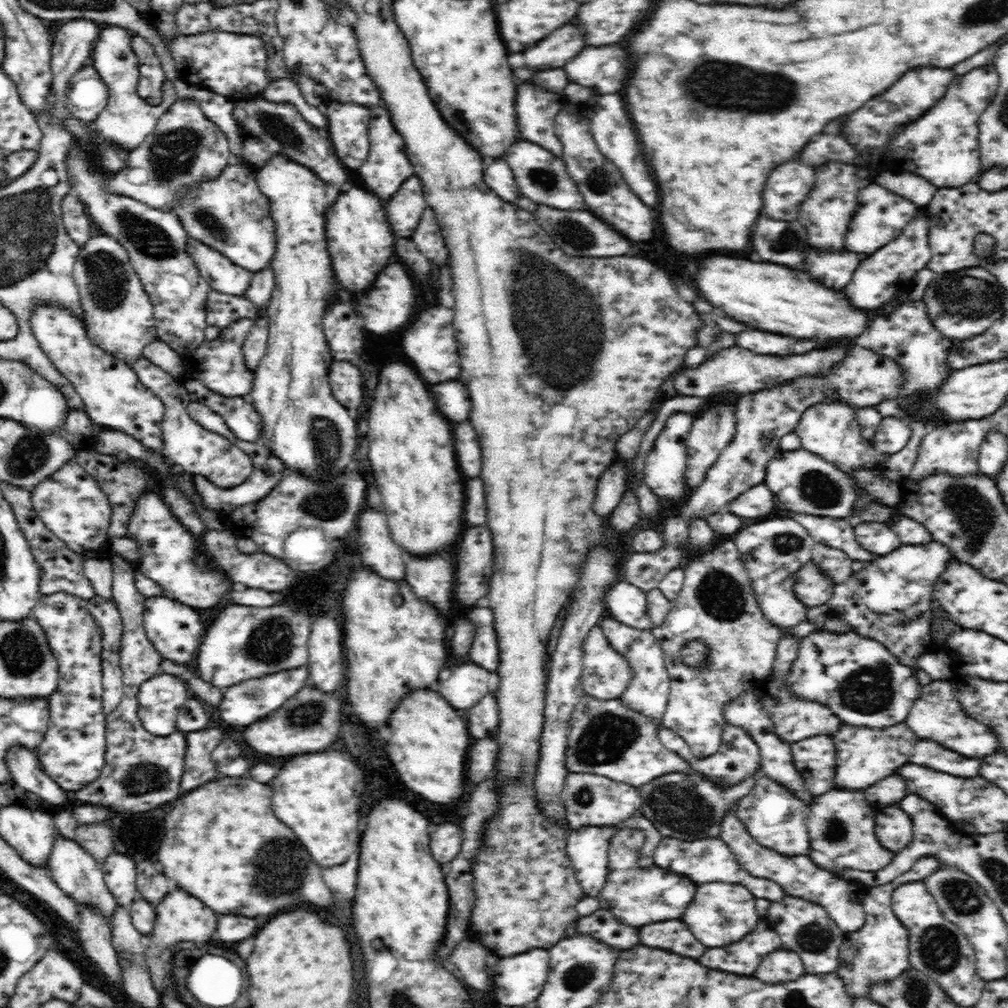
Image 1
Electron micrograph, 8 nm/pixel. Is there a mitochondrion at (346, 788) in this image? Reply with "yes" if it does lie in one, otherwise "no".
no

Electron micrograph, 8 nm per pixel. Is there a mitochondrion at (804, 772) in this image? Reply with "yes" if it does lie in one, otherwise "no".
no

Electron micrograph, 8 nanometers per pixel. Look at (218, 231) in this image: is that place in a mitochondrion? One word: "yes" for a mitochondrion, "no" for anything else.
yes

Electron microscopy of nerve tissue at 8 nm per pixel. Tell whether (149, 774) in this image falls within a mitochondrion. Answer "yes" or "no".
yes

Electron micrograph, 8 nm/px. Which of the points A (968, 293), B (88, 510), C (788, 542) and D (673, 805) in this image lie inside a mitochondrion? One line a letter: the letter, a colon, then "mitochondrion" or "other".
A: mitochondrion
B: other
C: mitochondrion
D: mitochondrion

